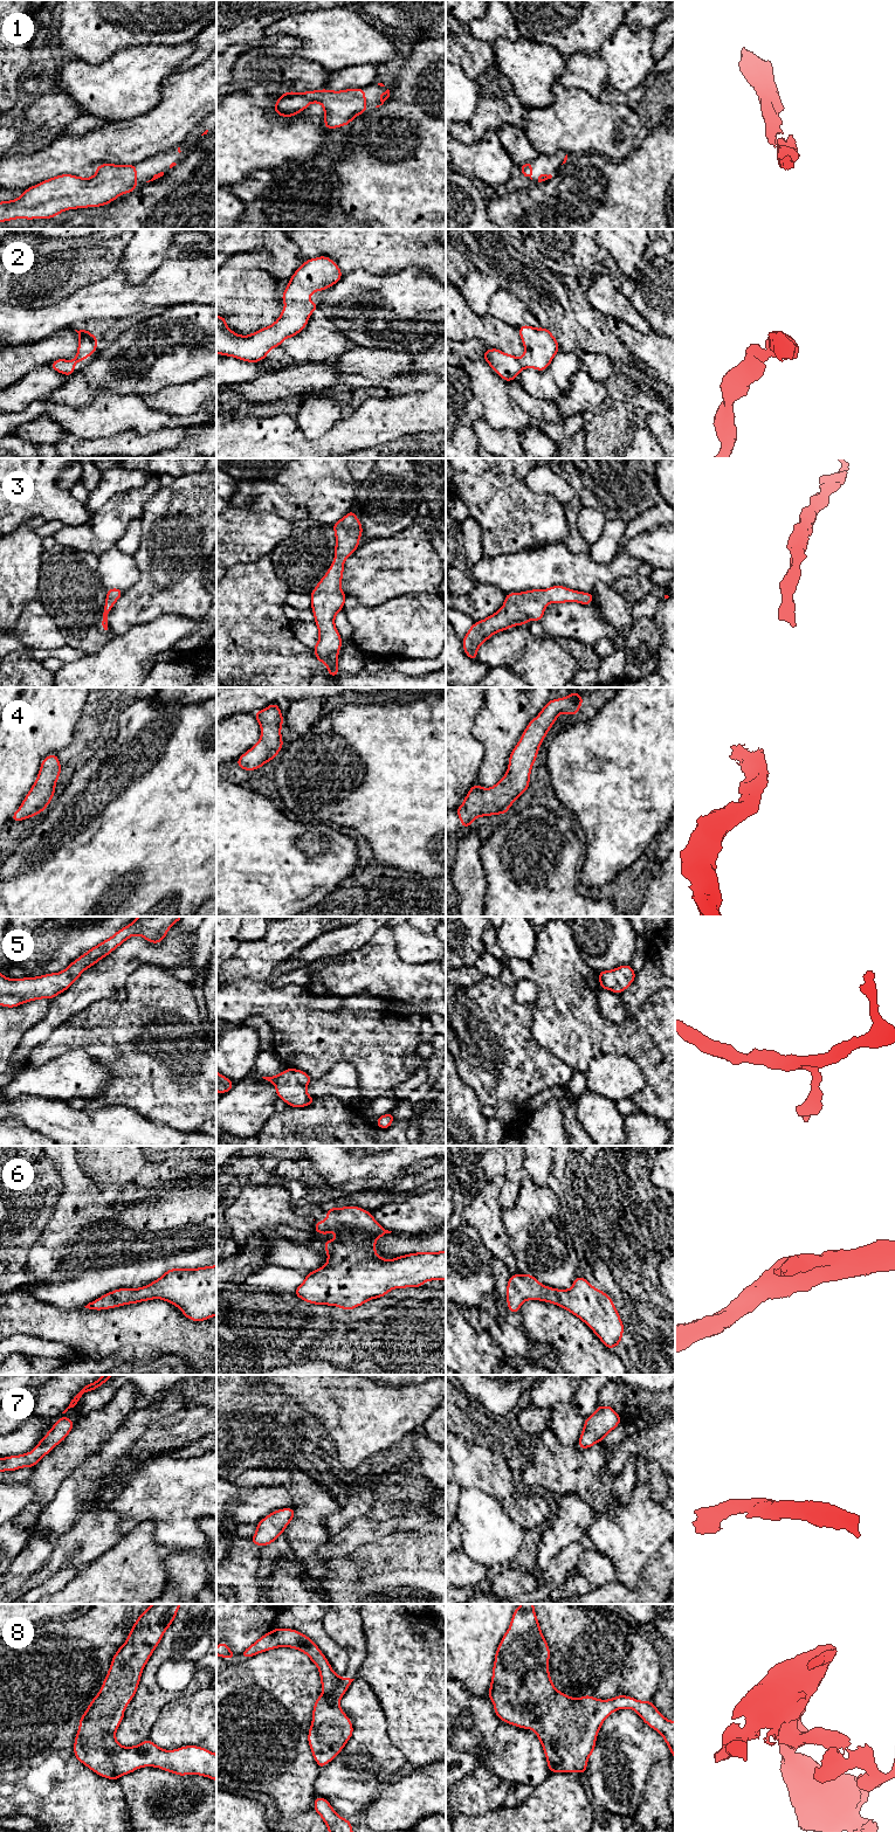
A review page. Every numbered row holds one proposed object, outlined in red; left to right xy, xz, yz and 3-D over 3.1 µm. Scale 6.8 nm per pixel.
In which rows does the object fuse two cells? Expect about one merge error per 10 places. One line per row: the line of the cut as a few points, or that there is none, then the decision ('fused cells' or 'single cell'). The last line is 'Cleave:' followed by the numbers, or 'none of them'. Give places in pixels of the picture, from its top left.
1: no cut | single cell
2: no cut | single cell
3: no cut | single cell
4: no cut | single cell
5: no cut | single cell
6: no cut | single cell
7: no cut | single cell
8: no cut | single cell
Cleave: none of them

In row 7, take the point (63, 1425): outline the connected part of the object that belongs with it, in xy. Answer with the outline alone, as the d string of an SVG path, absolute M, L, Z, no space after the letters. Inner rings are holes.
M60 1417L32 1452L0 1458L0 1472L16 1471L21 1467L32 1468L57 1444L66 1439L74 1425L75 1423L71 1419Z

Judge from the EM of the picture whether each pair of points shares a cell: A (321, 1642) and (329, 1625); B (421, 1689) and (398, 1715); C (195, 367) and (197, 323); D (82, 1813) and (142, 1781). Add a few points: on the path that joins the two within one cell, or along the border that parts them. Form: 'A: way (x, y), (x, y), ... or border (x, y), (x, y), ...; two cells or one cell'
A: border (324, 1616), (323, 1630), (346, 1651); two cells
B: way (418, 1695), (404, 1709); one cell
C: way (191, 357), (191, 333); one cell
D: border (115, 1781), (122, 1791), (130, 1818); two cells

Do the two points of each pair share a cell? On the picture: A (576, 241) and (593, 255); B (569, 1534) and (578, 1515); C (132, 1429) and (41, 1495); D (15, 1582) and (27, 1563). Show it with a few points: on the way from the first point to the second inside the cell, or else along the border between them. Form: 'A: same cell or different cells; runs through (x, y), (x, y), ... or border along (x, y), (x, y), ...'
A: same cell; runs through (580, 246), (589, 254)
B: same cell; runs through (569, 1529), (573, 1520)
C: different cells; border along (82, 1464), (62, 1481), (54, 1495)
D: same cell; runs through (15, 1577), (22, 1568)

